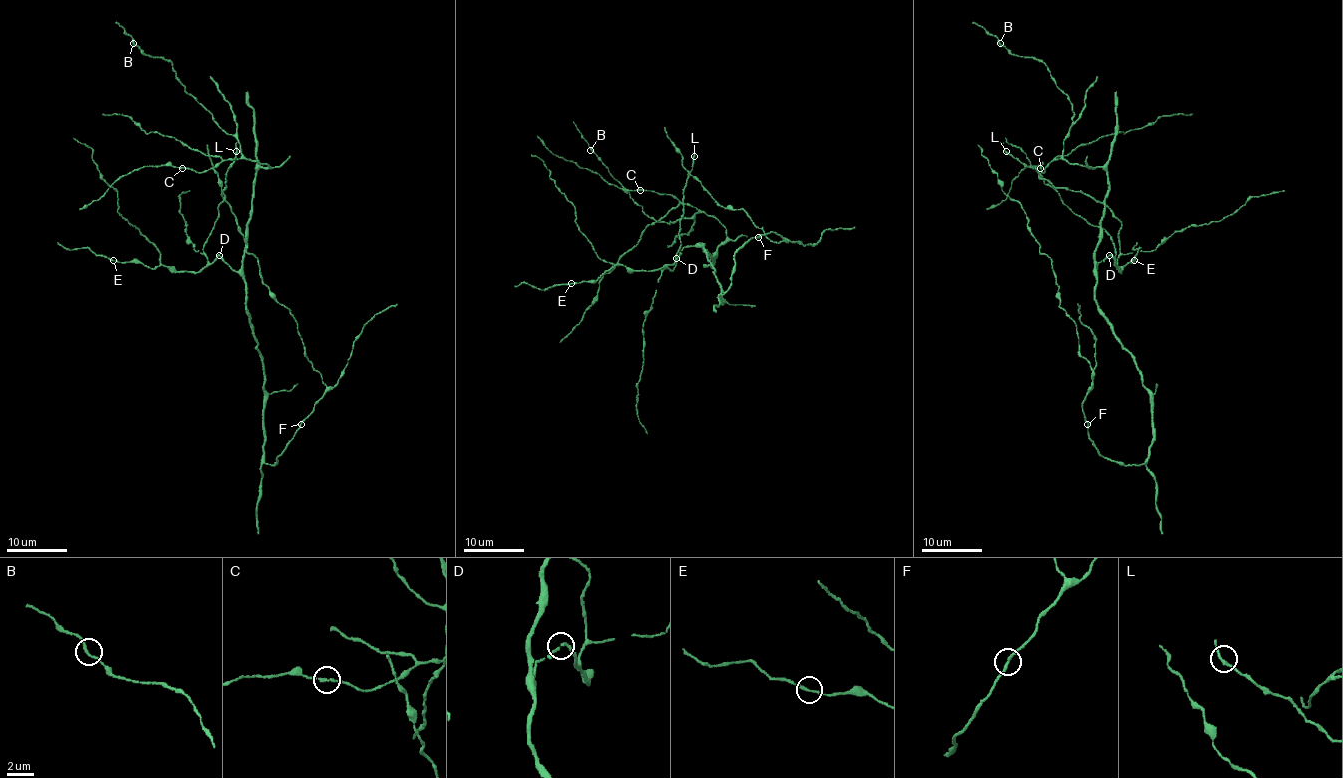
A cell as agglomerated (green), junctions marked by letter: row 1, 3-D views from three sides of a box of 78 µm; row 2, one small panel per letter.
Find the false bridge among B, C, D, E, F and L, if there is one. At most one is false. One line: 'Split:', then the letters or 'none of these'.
Split: none of these

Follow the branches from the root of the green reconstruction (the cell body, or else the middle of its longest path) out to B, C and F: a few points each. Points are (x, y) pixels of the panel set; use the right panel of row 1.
B: (1144, 385), (1095, 298), (1108, 175), (1063, 158), (1069, 98), (1041, 61), (1000, 43)
C: (1144, 385), (1135, 358), (1095, 298), (1108, 175), (1063, 158), (1041, 167)
F: (1144, 385), (1150, 395), (1153, 436), (1150, 455), (1144, 463), (1123, 466), (1107, 460), (1090, 439), (1087, 424)

